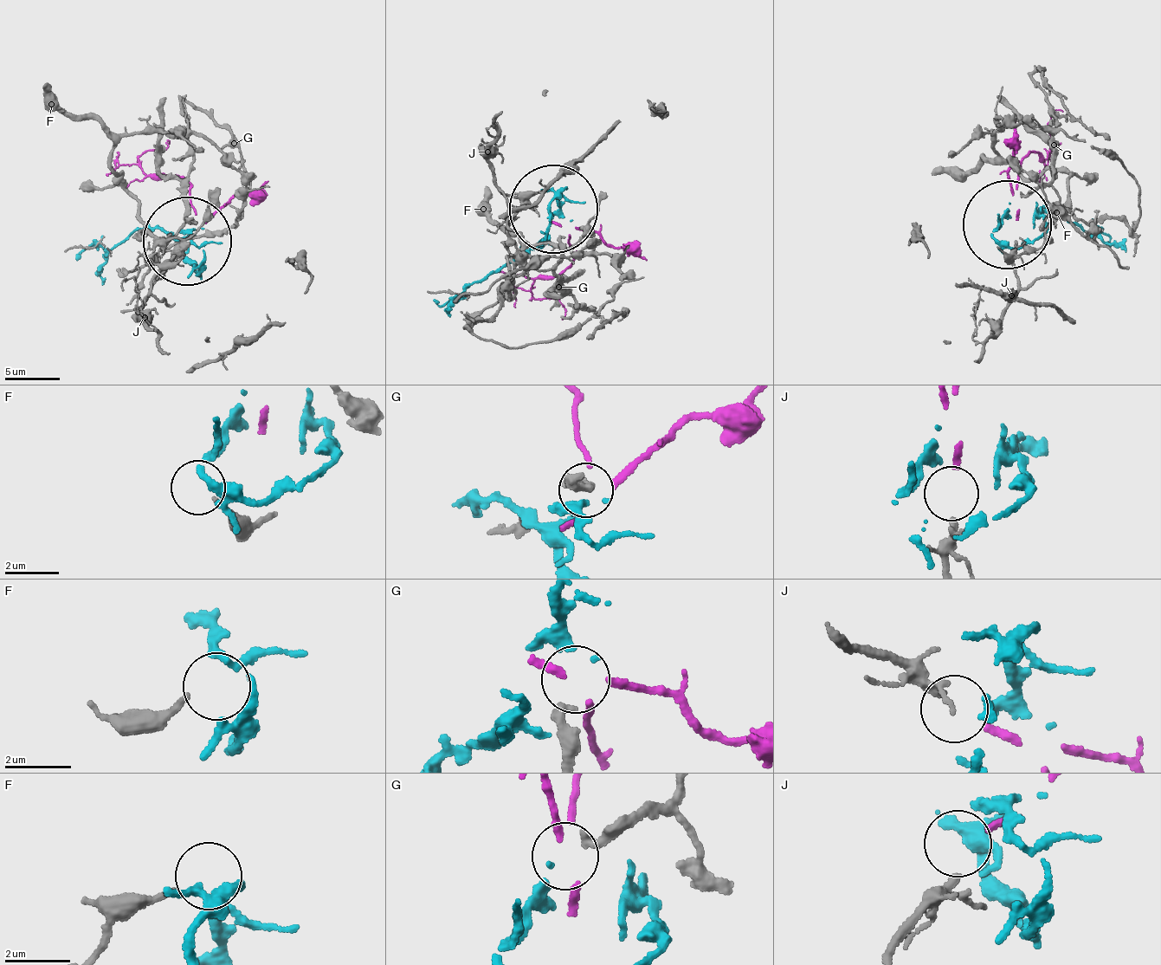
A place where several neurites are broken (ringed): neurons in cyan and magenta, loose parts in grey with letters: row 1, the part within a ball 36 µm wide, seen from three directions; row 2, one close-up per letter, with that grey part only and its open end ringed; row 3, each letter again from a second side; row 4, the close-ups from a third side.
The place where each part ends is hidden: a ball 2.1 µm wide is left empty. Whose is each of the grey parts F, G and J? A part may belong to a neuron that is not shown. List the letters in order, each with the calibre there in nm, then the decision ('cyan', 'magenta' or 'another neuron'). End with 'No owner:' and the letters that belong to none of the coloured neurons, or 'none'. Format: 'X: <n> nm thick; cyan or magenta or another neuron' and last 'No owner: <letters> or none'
F: 170 nm thick; another neuron
G: 360 nm thick; cyan
J: 200 nm thick; magenta
No owner: F

